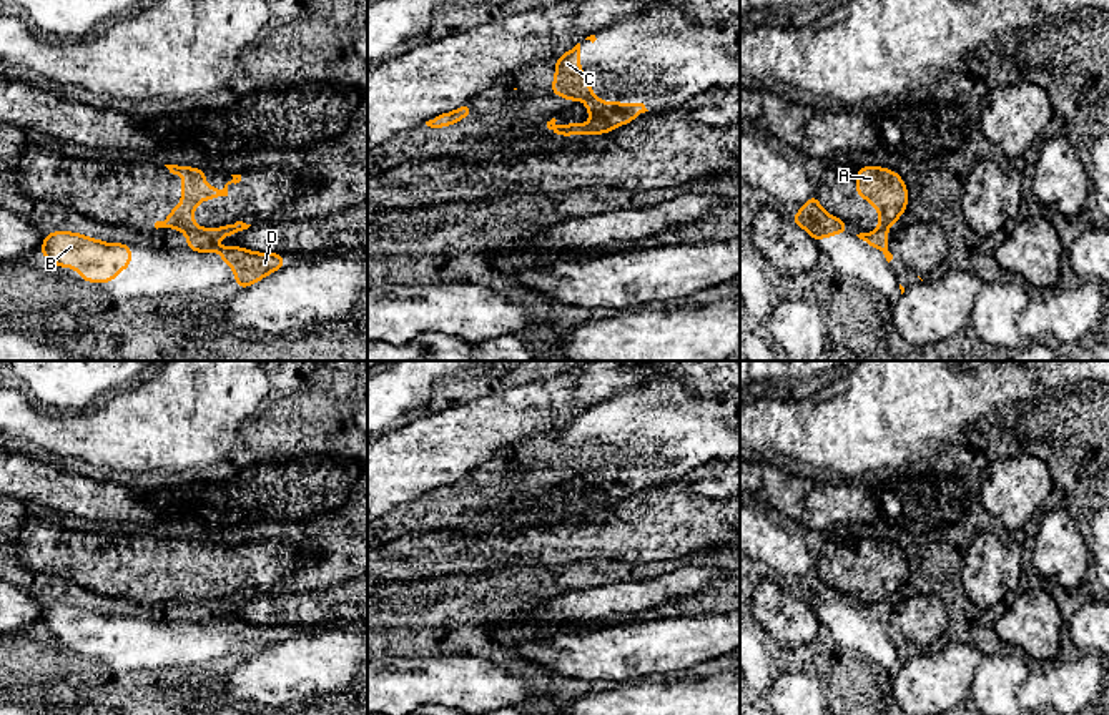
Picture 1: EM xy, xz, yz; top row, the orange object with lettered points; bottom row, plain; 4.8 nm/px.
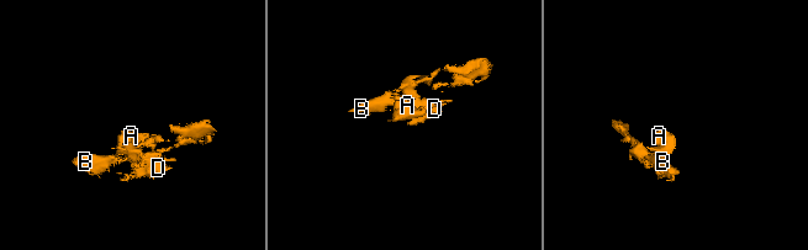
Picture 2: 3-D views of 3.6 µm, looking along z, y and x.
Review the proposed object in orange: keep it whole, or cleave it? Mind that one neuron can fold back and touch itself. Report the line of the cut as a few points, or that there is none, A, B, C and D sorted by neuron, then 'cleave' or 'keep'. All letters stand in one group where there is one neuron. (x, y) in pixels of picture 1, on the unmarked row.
cut in xy along (193, 599), (187, 604); A / B C D; cleave

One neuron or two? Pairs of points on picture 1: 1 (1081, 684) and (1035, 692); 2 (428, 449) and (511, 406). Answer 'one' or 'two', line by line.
1: one
2: one

